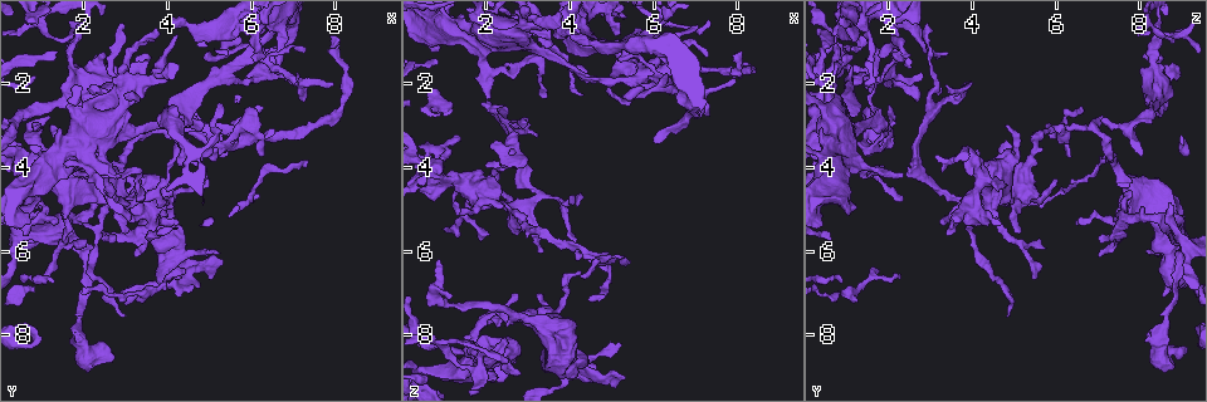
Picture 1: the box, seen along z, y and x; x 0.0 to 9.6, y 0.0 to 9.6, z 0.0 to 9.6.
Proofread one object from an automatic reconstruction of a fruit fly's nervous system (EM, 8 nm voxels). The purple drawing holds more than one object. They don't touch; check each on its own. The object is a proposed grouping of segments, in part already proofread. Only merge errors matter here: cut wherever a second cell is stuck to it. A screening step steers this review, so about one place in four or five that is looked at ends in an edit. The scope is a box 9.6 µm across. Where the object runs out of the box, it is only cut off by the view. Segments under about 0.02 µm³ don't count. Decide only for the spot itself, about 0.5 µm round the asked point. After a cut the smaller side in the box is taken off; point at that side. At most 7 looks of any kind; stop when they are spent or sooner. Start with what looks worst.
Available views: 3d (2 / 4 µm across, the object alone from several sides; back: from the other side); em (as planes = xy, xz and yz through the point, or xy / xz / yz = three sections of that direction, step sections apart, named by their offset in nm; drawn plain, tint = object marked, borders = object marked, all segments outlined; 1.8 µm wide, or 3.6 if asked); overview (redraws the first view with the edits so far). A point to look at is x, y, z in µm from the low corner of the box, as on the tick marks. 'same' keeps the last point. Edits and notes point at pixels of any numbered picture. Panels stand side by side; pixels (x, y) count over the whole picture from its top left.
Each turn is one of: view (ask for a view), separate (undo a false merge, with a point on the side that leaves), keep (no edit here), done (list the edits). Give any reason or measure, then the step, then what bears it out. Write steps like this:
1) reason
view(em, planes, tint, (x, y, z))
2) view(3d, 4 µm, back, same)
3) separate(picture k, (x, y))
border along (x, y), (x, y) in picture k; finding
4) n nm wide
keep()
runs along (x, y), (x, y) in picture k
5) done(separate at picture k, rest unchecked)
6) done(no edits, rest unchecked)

view(em, planes, tint, (2.15, 4.15, 2.70))

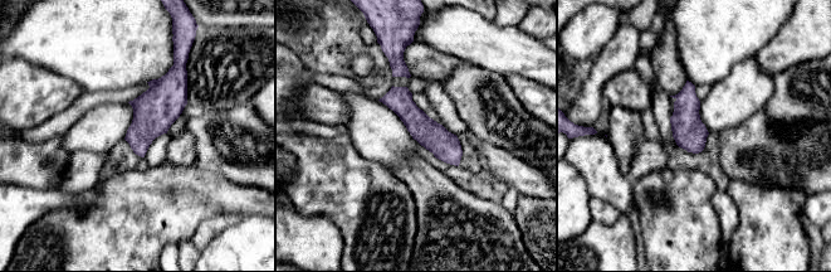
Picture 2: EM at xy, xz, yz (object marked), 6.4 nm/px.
180 nm wide
keep()
runs along (394, 90), (404, 107), (456, 160) in picture 2; all the same cell

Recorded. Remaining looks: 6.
abrupt turn
view(3d, 4 µm, (2.25, 8.45, 8.55))

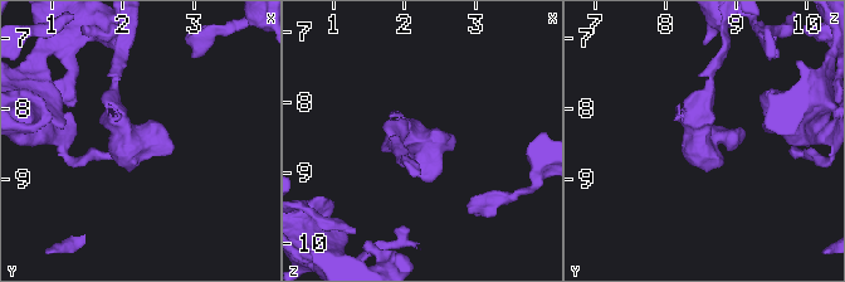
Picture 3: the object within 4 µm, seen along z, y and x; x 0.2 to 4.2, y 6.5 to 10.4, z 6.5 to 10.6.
shape alone is not enough
view(em, planes, tint, (2.25, 8.45, 8.60))

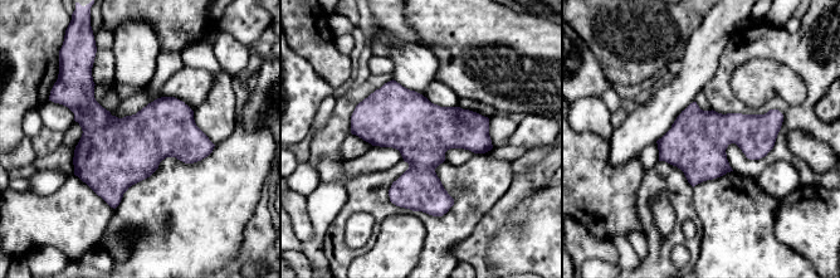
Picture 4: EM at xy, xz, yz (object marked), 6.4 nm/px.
380 nm wide
keep()
all the same cell

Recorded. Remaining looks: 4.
sudden change in width
view(3d, 2 µm, (4.90, 6.30, 9.05))

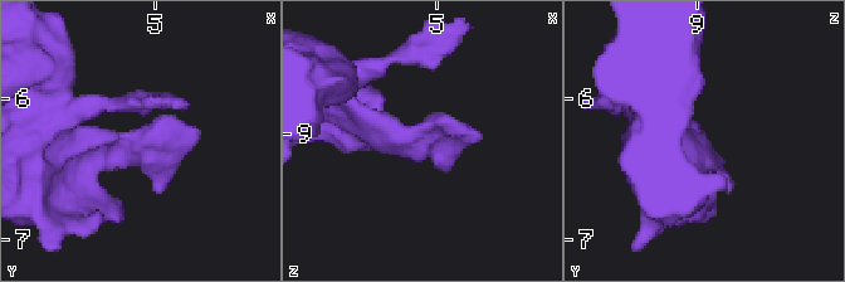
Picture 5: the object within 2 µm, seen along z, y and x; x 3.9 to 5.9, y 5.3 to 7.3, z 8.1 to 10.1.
now the EM
view(em, xy, step 16, tint, (4.92, 6.32, 9.02))

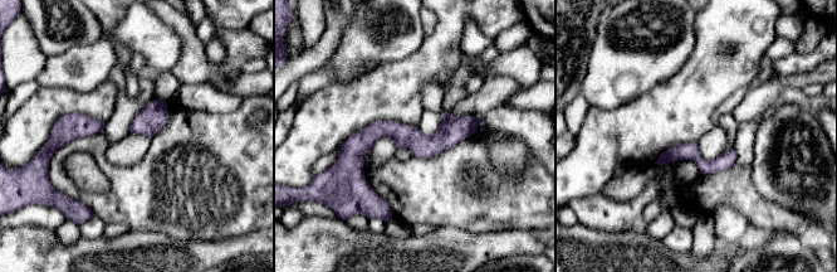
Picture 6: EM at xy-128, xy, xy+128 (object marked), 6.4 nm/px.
60 nm wide
keep()
runs along (475, 122), (440, 141), (376, 130), (342, 152) in picture 6; continuous, no second cell

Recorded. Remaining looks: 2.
done(no edits, rest unchecked)

